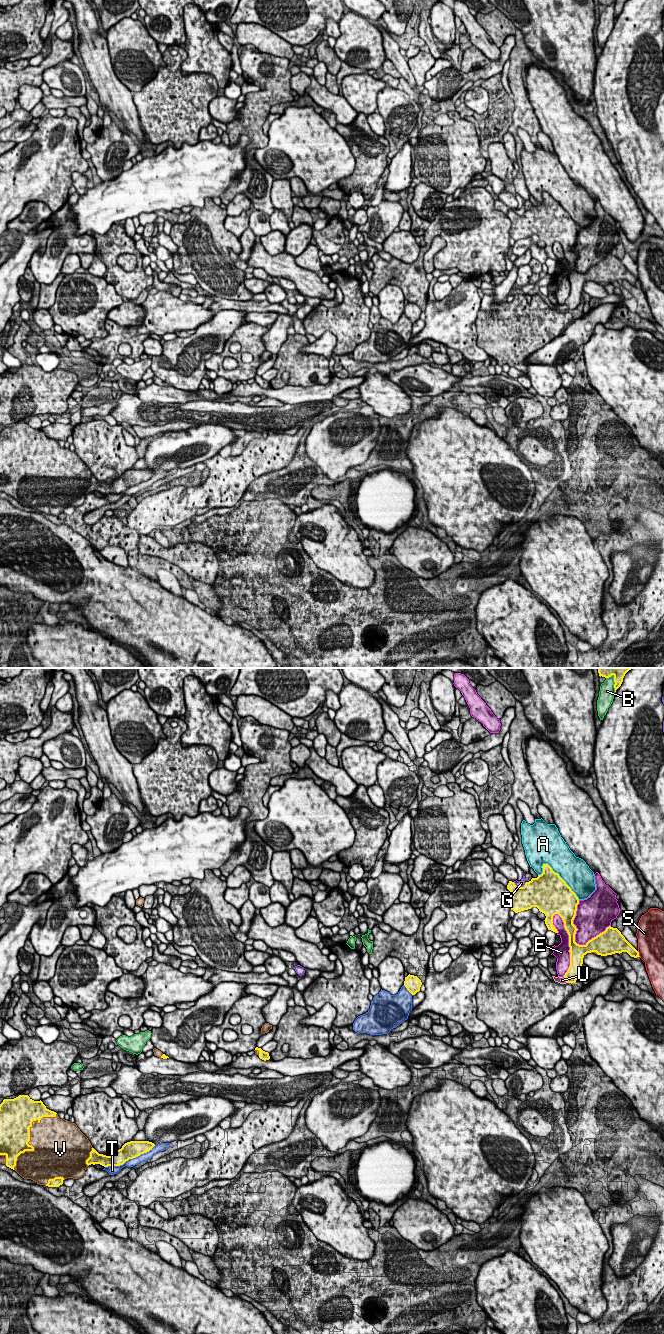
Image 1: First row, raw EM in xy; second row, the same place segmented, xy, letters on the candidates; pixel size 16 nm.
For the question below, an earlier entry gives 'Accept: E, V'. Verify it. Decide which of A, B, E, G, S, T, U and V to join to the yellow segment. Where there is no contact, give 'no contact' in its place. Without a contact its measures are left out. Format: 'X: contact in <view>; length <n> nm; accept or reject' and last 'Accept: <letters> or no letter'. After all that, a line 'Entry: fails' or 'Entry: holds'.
A: contact in xy; length 850 nm; reject
B: contact in xy; length 300 nm; reject
E: contact in xy; length 1000 nm; reject
G: contact in xy; length 220 nm; reject
S: contact in xy; length 110 nm; reject
T: contact in xy; length 900 nm; reject
U: contact in xy; length 140 nm; accept
V: contact in xy; length 1150 nm; accept
Accept: U, V
Entry: fails

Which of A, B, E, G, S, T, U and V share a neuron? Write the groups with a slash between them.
A / B / E / G / S / T / U V

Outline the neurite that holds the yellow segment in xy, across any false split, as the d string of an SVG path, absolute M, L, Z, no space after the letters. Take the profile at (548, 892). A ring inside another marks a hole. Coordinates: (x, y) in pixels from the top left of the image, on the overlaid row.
M543 864L543 873L537 878L532 878L523 887L518 887L509 881L507 889L512 897L510 908L515 913L537 907L544 913L545 924L548 930L558 933L553 925L553 916L558 914L564 928L569 935L570 966L563 977L552 976L555 982L560 984L575 983L581 975L583 958L587 953L607 956L615 953L627 952L631 957L637 958L639 952L625 939L617 928L611 926L585 945L575 942L575 934L578 930L573 924L576 916L579 899L566 882L555 873L548 864Z

